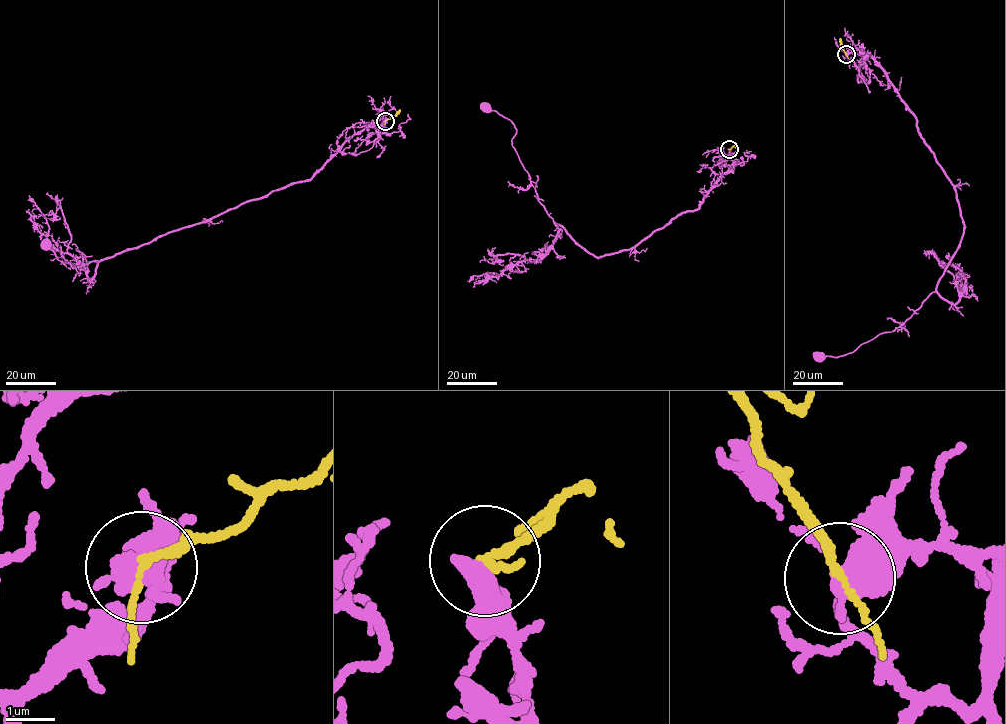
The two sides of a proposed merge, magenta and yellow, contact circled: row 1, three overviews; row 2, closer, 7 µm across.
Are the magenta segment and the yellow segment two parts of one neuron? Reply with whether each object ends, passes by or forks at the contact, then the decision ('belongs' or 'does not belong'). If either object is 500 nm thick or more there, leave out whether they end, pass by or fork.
belongs

